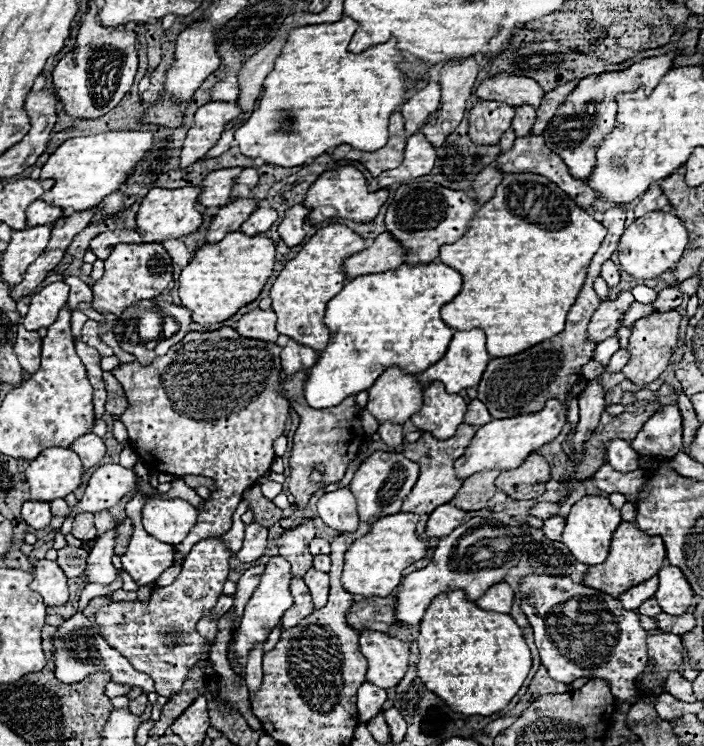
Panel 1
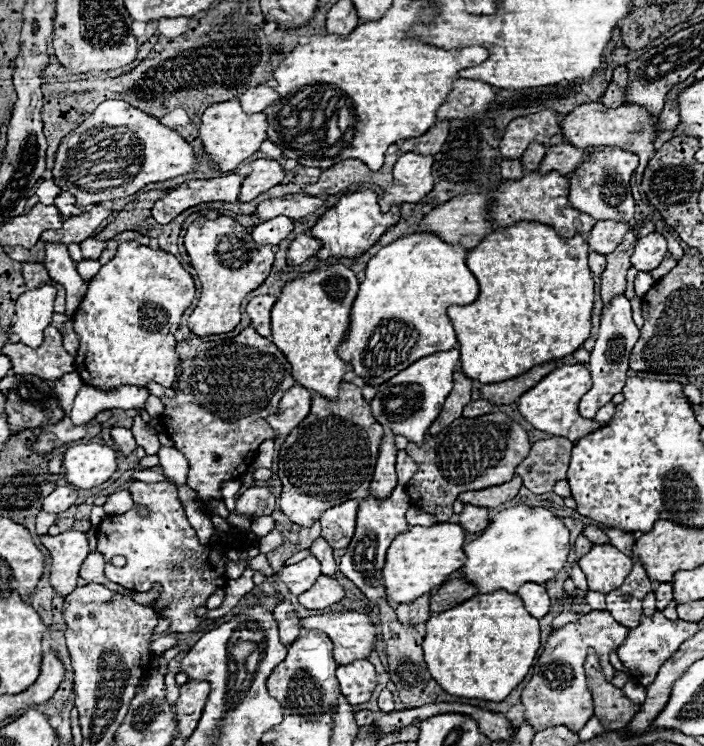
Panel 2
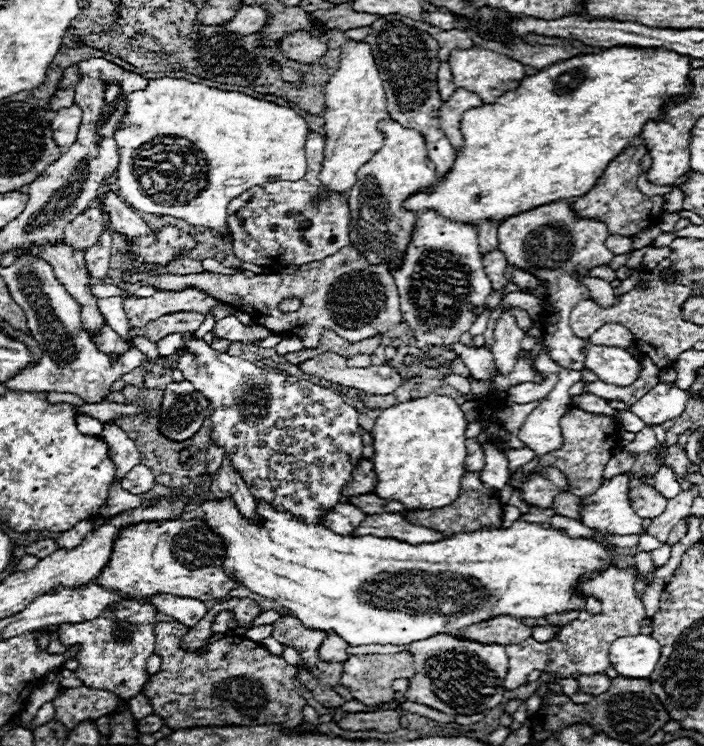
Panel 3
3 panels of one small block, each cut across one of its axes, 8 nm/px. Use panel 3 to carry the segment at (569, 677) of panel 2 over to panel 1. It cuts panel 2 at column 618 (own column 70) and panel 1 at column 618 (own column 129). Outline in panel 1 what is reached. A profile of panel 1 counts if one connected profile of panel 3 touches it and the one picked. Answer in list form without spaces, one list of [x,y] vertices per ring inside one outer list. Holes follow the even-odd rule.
[[[528,574],[520,586],[520,606],[528,616],[540,662],[556,682],[570,684],[578,678],[602,678],[610,684],[614,698],[636,700],[636,678],[648,664],[646,636],[638,614],[622,608],[618,598],[588,588],[568,576]],[[572,598],[572,608],[554,608]]]

